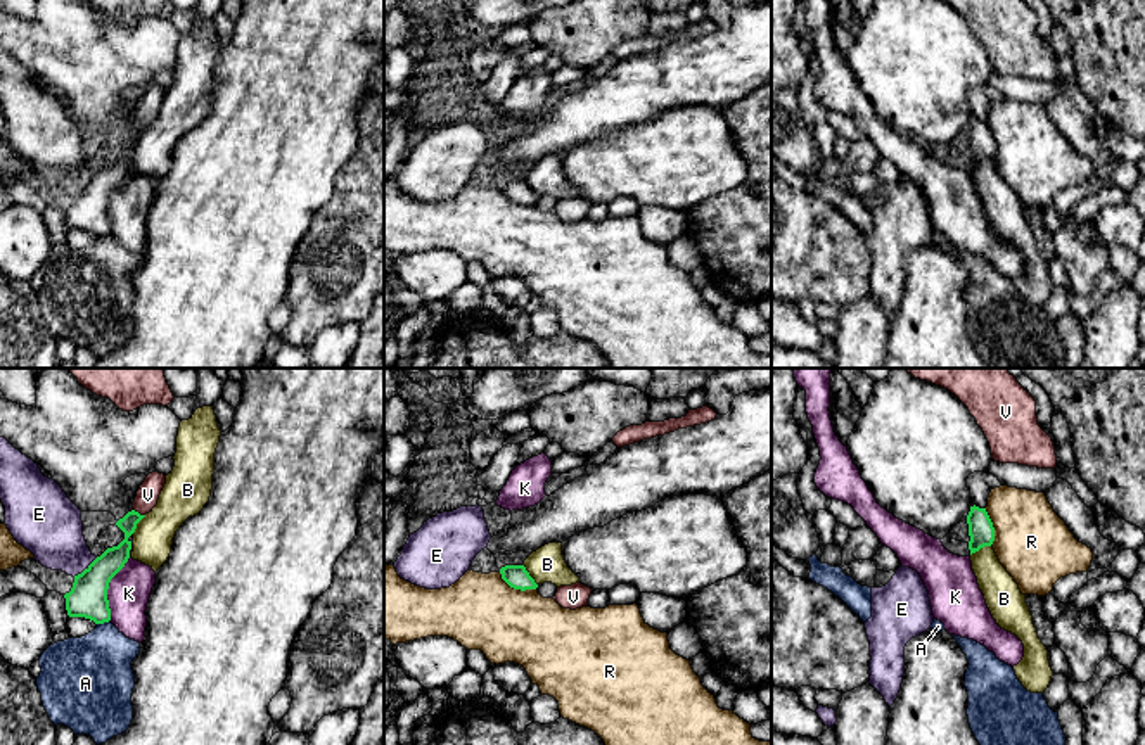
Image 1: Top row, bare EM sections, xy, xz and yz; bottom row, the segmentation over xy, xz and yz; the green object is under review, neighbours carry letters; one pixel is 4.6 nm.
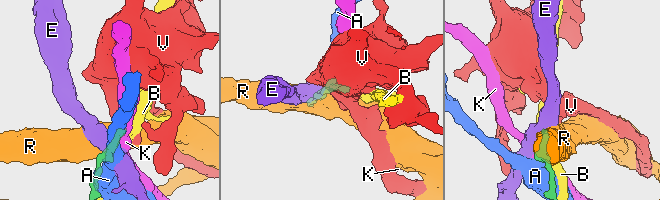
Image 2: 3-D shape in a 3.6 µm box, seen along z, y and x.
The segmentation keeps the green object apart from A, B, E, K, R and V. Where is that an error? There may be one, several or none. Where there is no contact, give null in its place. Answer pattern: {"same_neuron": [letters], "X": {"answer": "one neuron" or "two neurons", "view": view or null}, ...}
{"same_neuron": ["V"], "A": {"answer": "two neurons", "view": "xy"}, "B": {"answer": "two neurons", "view": "yz"}, "E": {"answer": "two neurons", "view": "xy"}, "K": {"answer": "two neurons", "view": "xy"}, "R": {"answer": "two neurons", "view": "xz"}, "V": {"answer": "one neuron", "view": "xy"}}

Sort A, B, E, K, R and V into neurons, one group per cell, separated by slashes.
A / B / E / K / R / V

